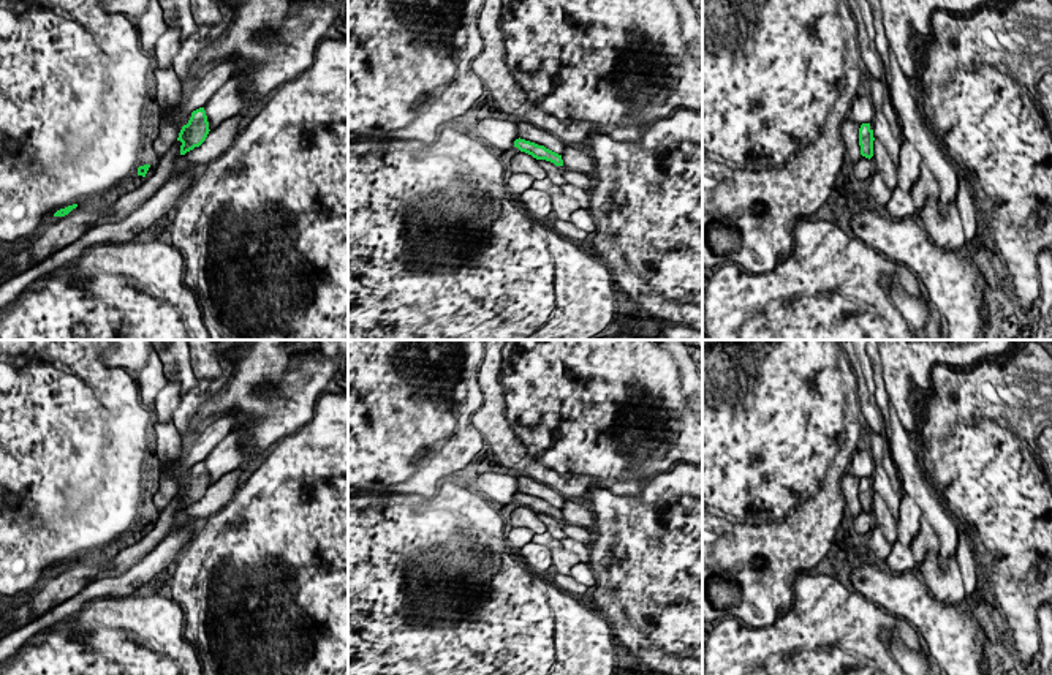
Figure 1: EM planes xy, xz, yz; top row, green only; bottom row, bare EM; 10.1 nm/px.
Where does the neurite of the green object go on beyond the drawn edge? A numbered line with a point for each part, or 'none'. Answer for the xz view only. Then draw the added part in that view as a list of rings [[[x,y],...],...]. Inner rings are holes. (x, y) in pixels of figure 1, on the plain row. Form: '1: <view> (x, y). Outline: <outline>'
none

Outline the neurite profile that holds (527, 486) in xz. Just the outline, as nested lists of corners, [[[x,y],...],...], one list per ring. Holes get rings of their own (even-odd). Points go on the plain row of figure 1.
[[[524,474],[516,476],[516,479],[517,479],[517,484],[519,484],[520,493],[535,496],[538,500],[544,500],[546,503],[549,503],[549,504],[552,504],[558,509],[563,509],[565,498],[562,496],[562,493],[558,493],[554,488],[551,488],[544,484],[539,484],[539,482],[524,476]]]

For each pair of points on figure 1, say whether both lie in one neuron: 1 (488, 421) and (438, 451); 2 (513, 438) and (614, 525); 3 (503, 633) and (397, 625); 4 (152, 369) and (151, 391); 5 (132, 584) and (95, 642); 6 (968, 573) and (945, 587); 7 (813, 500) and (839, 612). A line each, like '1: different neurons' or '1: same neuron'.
1: different neurons
2: different neurons
3: same neuron
4: same neuron
5: different neurons
6: different neurons
7: different neurons

